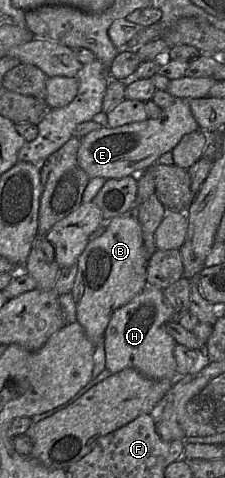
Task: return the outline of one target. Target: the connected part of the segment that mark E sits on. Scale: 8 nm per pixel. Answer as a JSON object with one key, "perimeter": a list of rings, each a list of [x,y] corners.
{"perimeter":[[[175,98],[169,108],[162,110],[161,119],[148,118],[119,127],[102,127],[87,134],[78,149],[80,167],[89,178],[102,177],[106,180],[136,176],[150,169],[163,154],[171,152],[184,135],[199,129],[189,100]]]}

